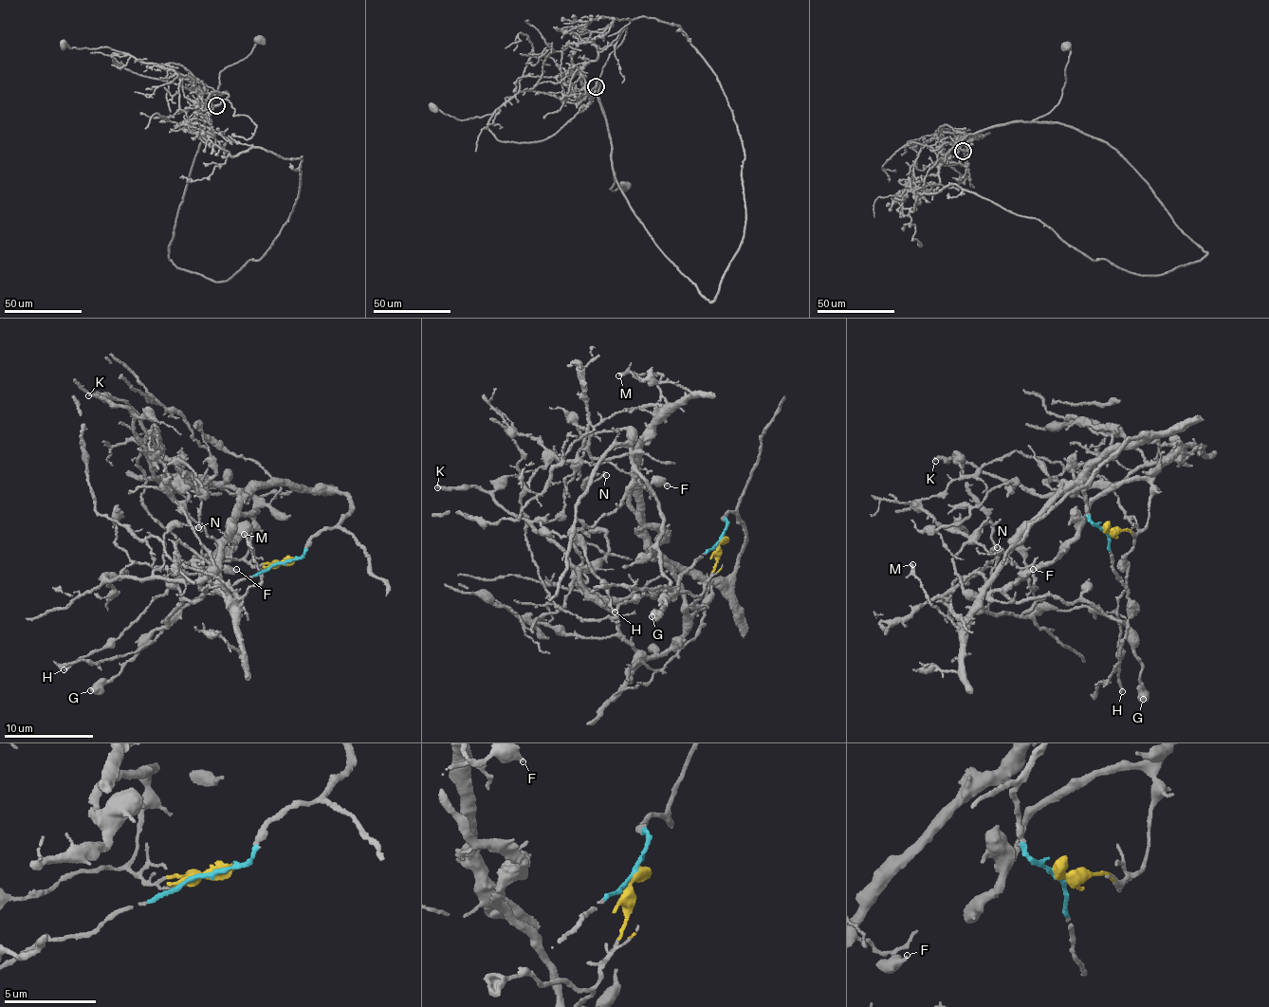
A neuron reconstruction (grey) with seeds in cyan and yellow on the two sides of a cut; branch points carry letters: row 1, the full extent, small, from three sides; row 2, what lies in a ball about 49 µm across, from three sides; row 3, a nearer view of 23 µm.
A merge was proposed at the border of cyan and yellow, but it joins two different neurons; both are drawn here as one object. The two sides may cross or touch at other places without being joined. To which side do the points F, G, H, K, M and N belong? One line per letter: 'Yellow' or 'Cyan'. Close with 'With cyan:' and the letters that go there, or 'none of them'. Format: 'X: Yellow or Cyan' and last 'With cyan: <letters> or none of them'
F: Yellow
G: Yellow
H: Yellow
K: Yellow
M: Cyan
N: Yellow
With cyan: M

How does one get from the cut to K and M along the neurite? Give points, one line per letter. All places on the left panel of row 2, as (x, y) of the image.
K: (284, 562), (246, 558), (250, 495), (191, 481), (171, 489), (152, 476), (131, 411), (88, 394)
M: (284, 562), (345, 517), (344, 495), (252, 486), (219, 572), (235, 607), (260, 580), (244, 535)

